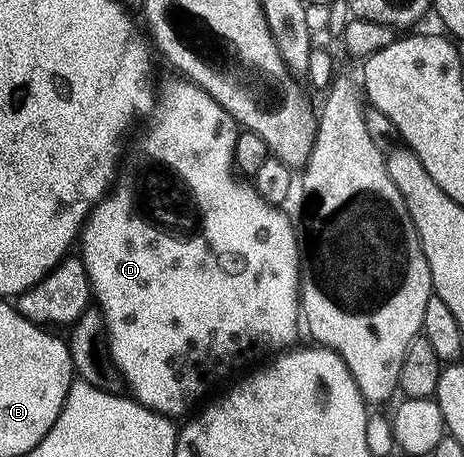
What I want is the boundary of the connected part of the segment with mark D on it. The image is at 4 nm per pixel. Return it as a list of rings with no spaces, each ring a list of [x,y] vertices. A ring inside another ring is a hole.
[[[175,79],[179,81],[167,81],[163,85],[163,90],[159,89],[157,93],[157,104],[154,106],[152,115],[148,120],[149,133],[147,135],[147,175],[145,177],[145,183],[141,187],[141,193],[133,193],[129,189],[114,188],[110,195],[103,198],[94,209],[91,210],[90,215],[87,216],[87,220],[83,223],[81,230],[81,245],[83,241],[83,250],[81,250],[81,256],[85,263],[85,271],[89,275],[89,283],[91,284],[91,292],[93,294],[93,301],[96,306],[99,307],[103,313],[104,323],[106,325],[107,343],[110,346],[110,355],[114,361],[114,365],[119,369],[120,374],[123,377],[123,384],[129,390],[130,396],[134,397],[139,404],[144,405],[146,409],[152,409],[153,411],[160,413],[162,417],[170,417],[172,419],[180,419],[179,417],[186,418],[188,414],[196,408],[195,404],[210,391],[214,385],[219,385],[226,379],[230,373],[235,373],[239,369],[239,365],[247,365],[250,361],[255,361],[258,357],[266,358],[268,355],[278,355],[294,346],[295,341],[299,337],[299,329],[301,333],[301,312],[300,312],[300,234],[297,229],[291,226],[289,218],[283,214],[284,210],[278,205],[271,205],[265,200],[264,197],[256,191],[254,184],[250,180],[244,179],[237,172],[235,167],[235,144],[239,138],[240,130],[237,128],[237,122],[221,108],[215,100],[213,100],[209,94],[200,85],[195,85],[193,82],[186,79]],[[181,203],[187,203],[194,205],[194,213],[190,215],[189,219],[195,223],[198,221],[198,215],[203,216],[203,225],[183,225],[178,227],[179,213],[181,211]]]

